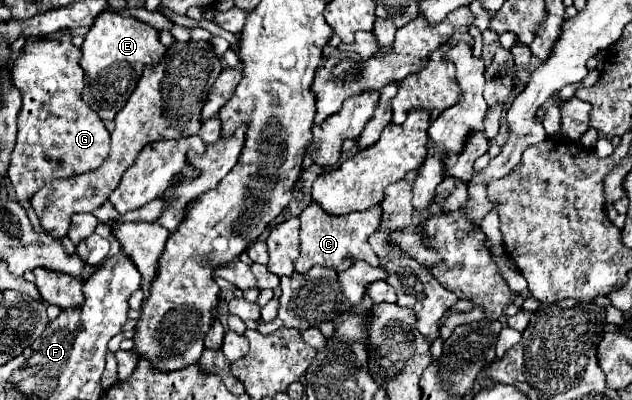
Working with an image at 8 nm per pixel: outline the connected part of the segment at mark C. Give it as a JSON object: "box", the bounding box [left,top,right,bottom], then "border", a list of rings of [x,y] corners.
{"box":[295,203,381,273],"border":[[[311,203],[301,213],[301,235],[299,235],[301,253],[295,261],[295,271],[307,273],[313,265],[323,265],[331,269],[349,269],[353,261],[359,261],[359,259],[367,261],[371,267],[379,267],[379,259],[367,243],[367,239],[371,237],[371,233],[379,229],[379,225],[381,225],[381,215],[377,205],[365,211],[335,217],[335,215],[323,213],[323,209]]]}

